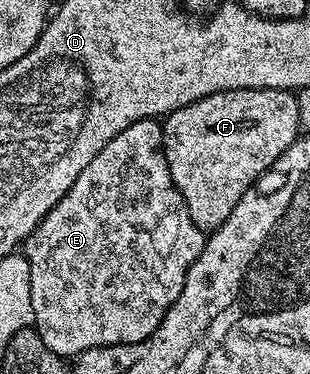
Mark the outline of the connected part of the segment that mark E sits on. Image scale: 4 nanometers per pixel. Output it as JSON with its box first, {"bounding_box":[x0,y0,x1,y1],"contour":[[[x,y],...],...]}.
{"bounding_box":[23,117,205,358],"contour":[[[144,117],[141,121],[131,123],[131,127],[127,127],[128,133],[149,133],[149,151],[145,155],[105,155],[107,147],[103,147],[103,151],[99,151],[99,155],[95,155],[95,159],[91,159],[91,163],[87,163],[87,167],[83,167],[79,179],[75,179],[75,183],[69,188],[67,195],[63,195],[63,199],[59,199],[59,203],[55,203],[53,210],[37,224],[33,234],[26,237],[23,242],[23,252],[31,267],[31,311],[35,311],[32,328],[37,330],[41,341],[47,343],[47,347],[51,347],[51,351],[55,351],[63,358],[76,358],[77,354],[88,349],[130,345],[147,339],[161,325],[171,303],[182,293],[183,283],[191,263],[205,249],[204,230],[201,230],[191,219],[187,205],[171,179],[165,150],[162,147],[161,126],[162,124],[156,118],[151,117]]]}

